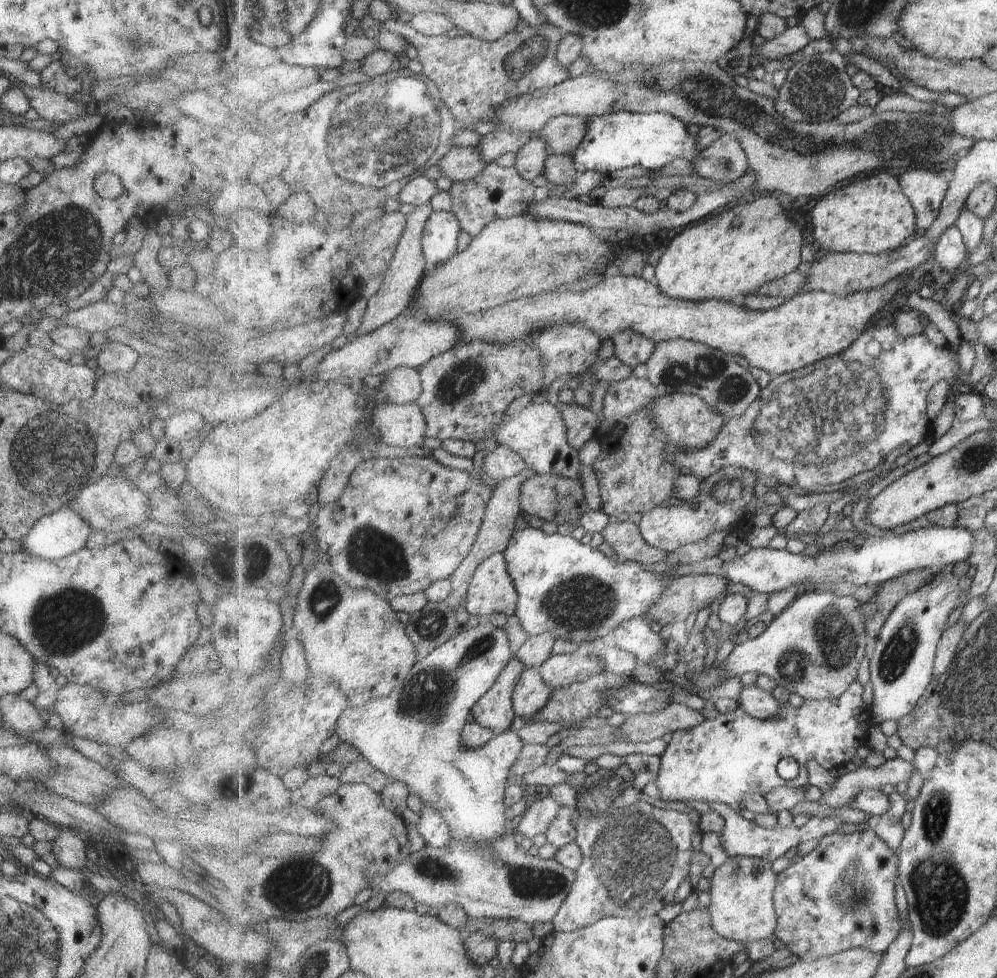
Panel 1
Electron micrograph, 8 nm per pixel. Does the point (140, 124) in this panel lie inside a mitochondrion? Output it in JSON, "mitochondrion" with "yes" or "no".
{"mitochondrion":"no"}

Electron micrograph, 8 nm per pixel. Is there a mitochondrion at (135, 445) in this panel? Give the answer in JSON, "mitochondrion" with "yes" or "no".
{"mitochondrion":"no"}

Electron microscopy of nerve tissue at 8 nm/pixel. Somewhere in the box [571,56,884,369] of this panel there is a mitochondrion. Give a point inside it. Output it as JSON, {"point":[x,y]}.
{"point":[698,88]}

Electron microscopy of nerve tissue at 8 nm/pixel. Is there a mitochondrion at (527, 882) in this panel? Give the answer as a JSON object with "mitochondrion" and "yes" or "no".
{"mitochondrion":"yes"}

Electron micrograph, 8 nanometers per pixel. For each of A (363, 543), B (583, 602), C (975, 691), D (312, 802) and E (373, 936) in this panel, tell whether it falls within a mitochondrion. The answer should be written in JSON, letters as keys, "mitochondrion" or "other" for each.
{"A":"mitochondrion","B":"mitochondrion","C":"mitochondrion","D":"other","E":"other"}

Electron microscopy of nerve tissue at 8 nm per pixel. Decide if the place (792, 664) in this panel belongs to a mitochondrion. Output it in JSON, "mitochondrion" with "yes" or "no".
{"mitochondrion":"yes"}

